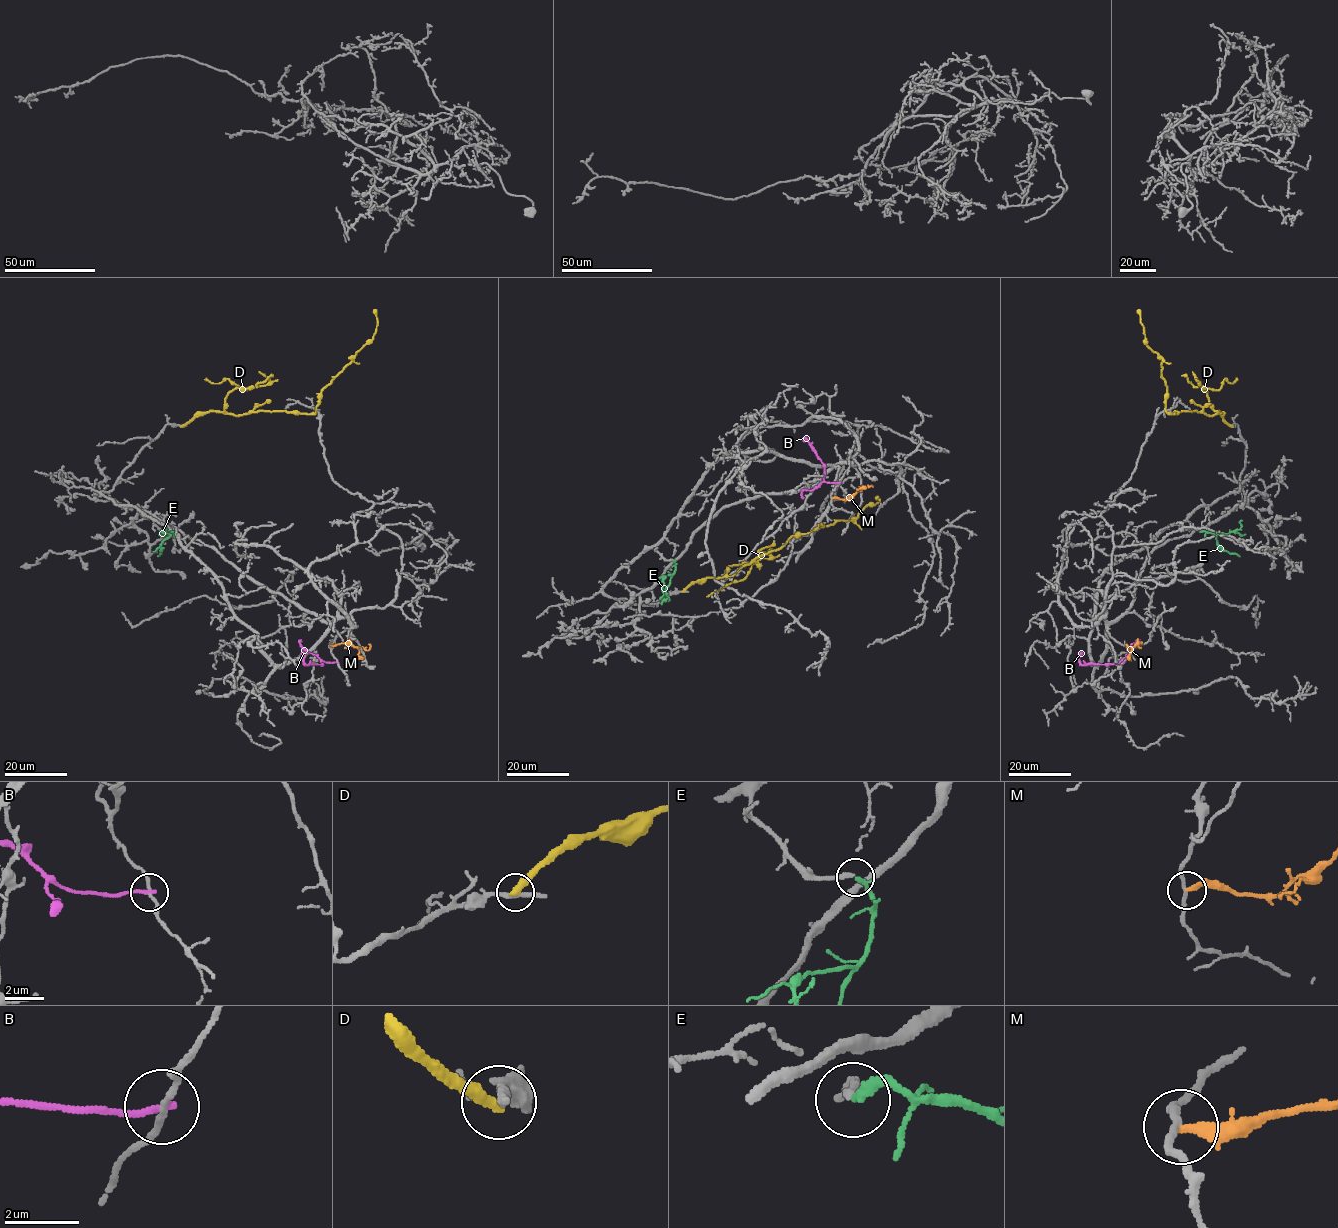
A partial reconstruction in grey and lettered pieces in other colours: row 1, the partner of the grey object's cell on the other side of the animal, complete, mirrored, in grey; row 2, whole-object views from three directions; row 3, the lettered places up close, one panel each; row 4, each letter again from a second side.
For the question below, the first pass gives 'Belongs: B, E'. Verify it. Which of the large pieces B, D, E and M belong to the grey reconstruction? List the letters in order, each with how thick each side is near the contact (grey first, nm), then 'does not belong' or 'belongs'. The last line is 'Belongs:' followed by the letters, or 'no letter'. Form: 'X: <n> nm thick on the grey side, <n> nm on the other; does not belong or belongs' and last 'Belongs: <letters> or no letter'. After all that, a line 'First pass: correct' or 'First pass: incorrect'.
B: 150 nm thick on the grey side, 180 nm on the other; does not belong
D: 240 nm thick on the grey side, 400 nm on the other; does not belong
E: 150 nm thick on the grey side, 240 nm on the other; belongs
M: 170 nm thick on the grey side, 260 nm on the other; does not belong
Belongs: E
First pass: incorrect

